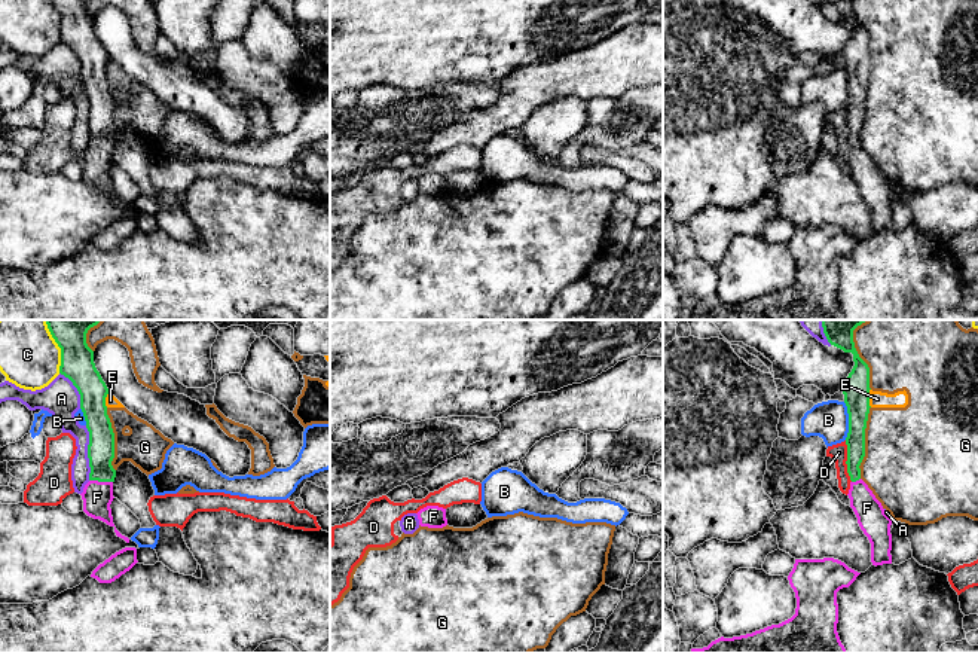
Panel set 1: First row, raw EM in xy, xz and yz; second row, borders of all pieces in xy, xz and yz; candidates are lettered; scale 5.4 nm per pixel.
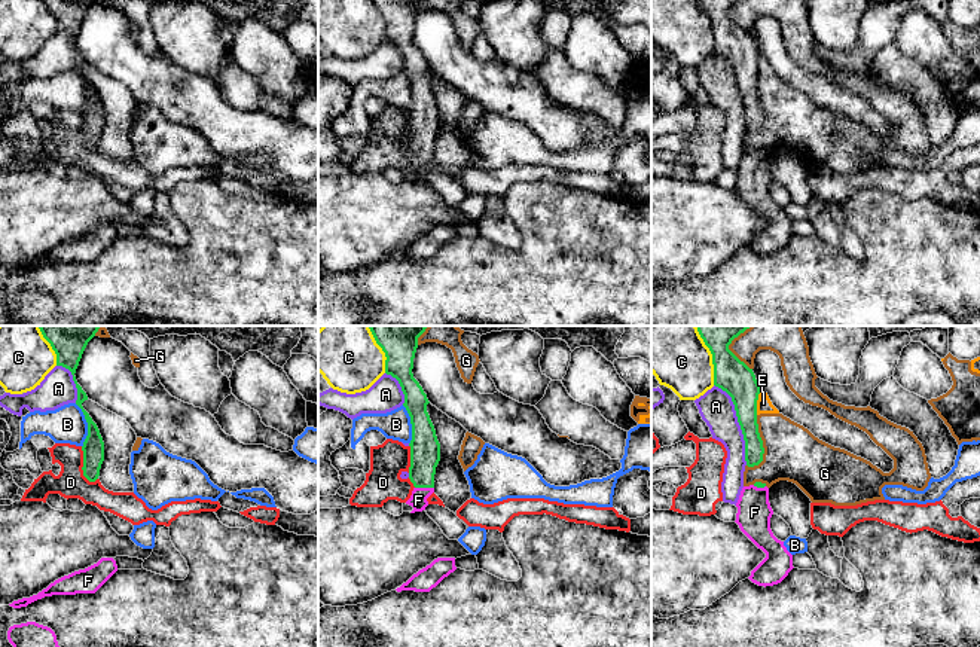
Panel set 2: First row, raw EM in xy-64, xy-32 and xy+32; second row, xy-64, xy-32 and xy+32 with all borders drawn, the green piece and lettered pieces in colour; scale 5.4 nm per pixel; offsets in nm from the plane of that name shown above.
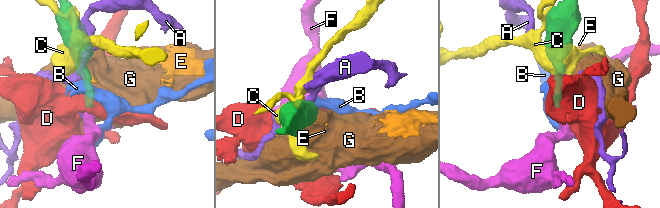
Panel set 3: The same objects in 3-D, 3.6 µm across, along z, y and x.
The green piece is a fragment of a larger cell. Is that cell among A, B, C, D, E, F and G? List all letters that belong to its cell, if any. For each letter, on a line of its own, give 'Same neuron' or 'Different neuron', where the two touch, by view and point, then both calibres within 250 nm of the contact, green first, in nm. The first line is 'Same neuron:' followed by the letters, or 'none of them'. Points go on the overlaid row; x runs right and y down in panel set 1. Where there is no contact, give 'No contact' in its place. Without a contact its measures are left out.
Same neuron: F
A: Different neuron. Touches green at xy (88, 452). Thickness 140 nm (green) against 110 nm
B: Different neuron. Touches green at yz (849, 421). Thickness 140 nm (green) against 200 nm
C: Different neuron. Touches green at xy (58, 345). Thickness 240 nm (green) against 320 nm
D: Different neuron. Touches green at yz (846, 461). Thickness 110 nm (green) against 90 nm
E: Different neuron. Touches green at yz (868, 397). Thickness 140 nm (green) against 90 nm
F: Same neuron. Touches green at xy (101, 481). Thickness 140 nm (green) against 160 nm
G: Different neuron. Touches green at yz (858, 354). Thickness 190 nm (green) against 460 nm

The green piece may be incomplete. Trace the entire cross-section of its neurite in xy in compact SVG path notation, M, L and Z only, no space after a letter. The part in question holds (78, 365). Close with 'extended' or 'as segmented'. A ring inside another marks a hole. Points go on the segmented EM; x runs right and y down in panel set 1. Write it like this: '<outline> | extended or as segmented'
M46 320L48 329L61 348L59 373L68 378L80 394L80 409L83 412L86 428L89 431L88 458L89 458L89 482L85 485L82 495L83 512L114 527L110 504L113 501L113 482L116 470L111 466L114 458L114 433L107 415L106 397L109 388L103 381L94 363L94 351L86 344L86 333L101 320Z | extended

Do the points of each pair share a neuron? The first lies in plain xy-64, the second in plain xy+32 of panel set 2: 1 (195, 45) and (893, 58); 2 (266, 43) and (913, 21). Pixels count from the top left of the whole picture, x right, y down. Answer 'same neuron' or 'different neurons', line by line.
1: different neurons
2: same neuron

